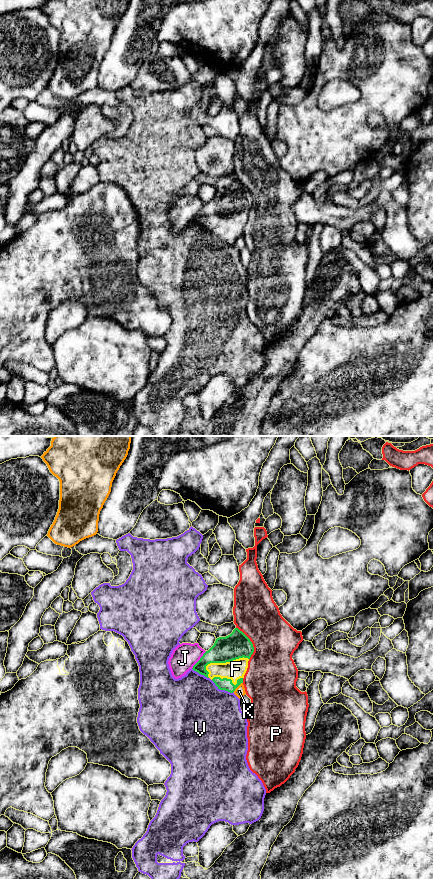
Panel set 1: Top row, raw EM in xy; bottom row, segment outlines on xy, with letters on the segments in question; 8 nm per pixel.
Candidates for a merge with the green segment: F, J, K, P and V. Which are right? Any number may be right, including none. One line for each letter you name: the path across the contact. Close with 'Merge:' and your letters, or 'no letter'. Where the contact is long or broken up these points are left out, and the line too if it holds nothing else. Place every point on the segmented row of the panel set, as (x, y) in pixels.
F: Path across: xy (237, 645), (222, 662), (228, 663), (236, 669)
Merge: F

